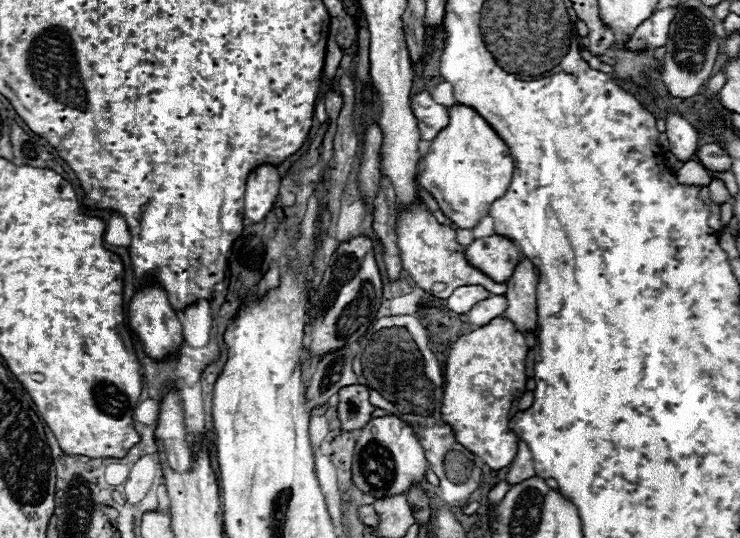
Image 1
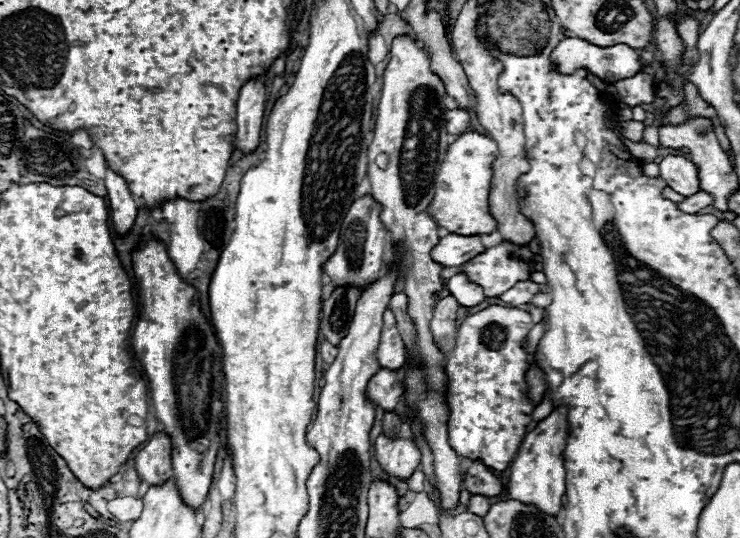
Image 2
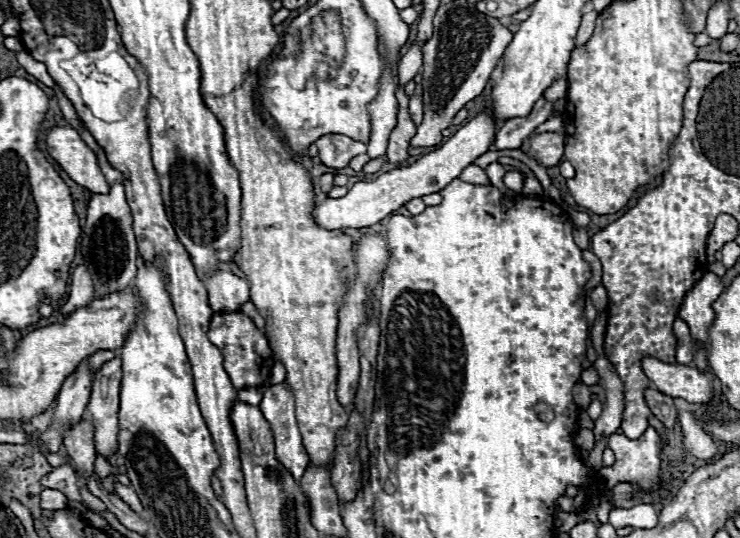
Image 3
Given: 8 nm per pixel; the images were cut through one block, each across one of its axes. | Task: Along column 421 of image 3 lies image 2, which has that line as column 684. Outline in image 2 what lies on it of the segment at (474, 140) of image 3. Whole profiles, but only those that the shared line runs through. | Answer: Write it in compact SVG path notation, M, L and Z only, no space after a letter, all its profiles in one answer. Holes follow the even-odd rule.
M666 156L660 162L660 178L678 194L692 196L700 192L696 166L684 156Z

